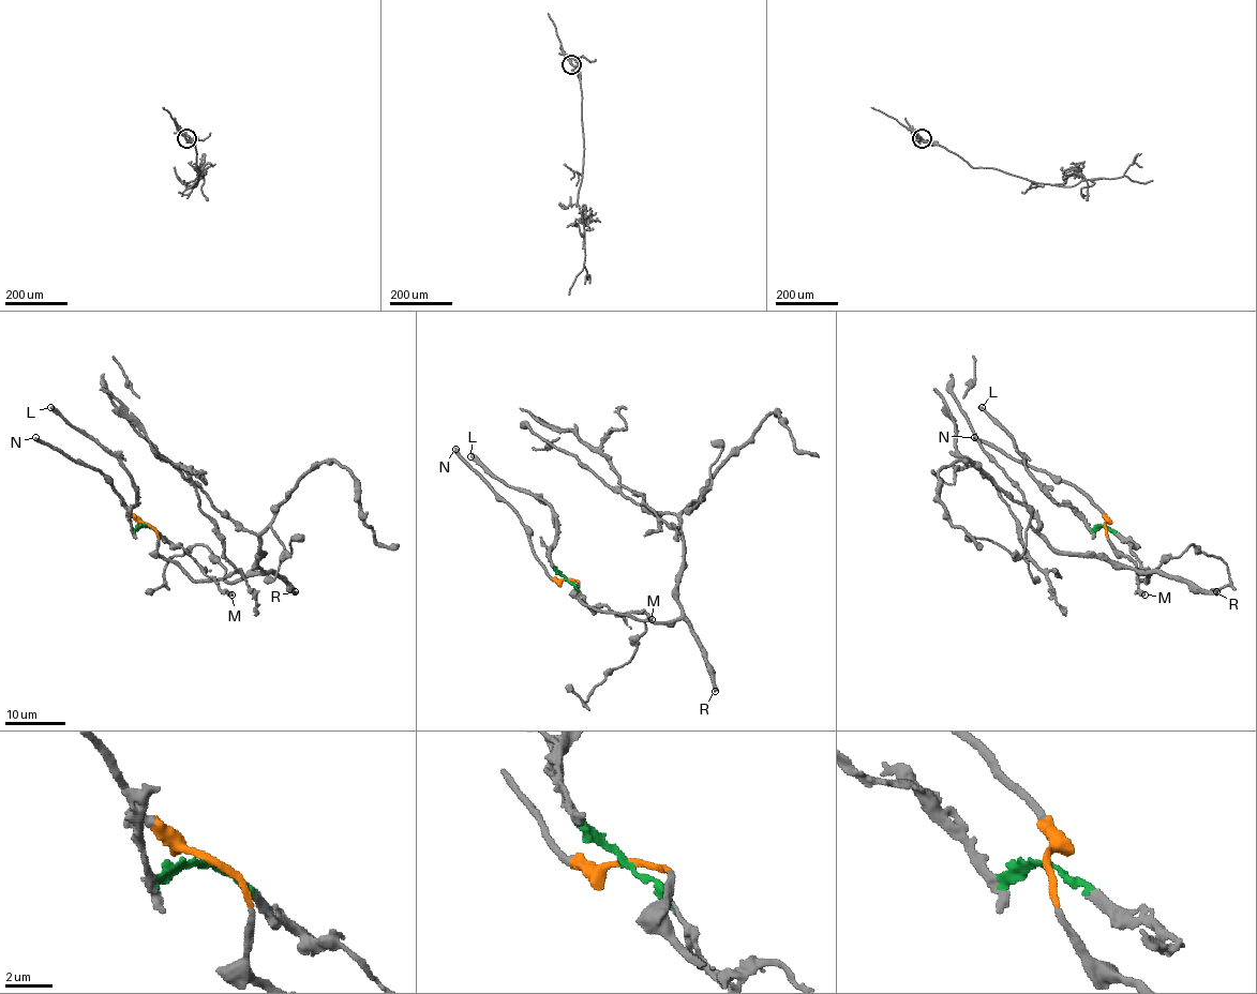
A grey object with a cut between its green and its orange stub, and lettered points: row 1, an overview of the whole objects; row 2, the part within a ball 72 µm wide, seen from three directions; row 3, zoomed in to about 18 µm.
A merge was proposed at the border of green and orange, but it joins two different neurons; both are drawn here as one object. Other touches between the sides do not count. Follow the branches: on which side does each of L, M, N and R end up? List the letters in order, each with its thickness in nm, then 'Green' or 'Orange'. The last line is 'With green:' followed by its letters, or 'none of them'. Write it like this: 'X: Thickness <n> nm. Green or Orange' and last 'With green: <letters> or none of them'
L: Thickness 360 nm. Green
M: Thickness 300 nm. Green
N: Thickness 380 nm. Orange
R: Thickness 420 nm. Orange
With green: L, M

